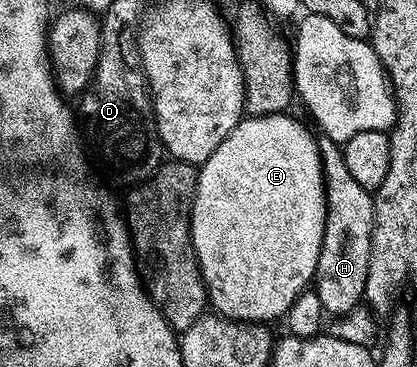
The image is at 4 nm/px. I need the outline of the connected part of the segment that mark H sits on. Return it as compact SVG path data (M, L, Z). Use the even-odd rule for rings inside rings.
M318 138L321 168L325 178L325 228L317 262L315 290L323 301L326 316L345 317L362 306L367 285L367 269L373 248L373 195L358 185L347 169L342 144Z

